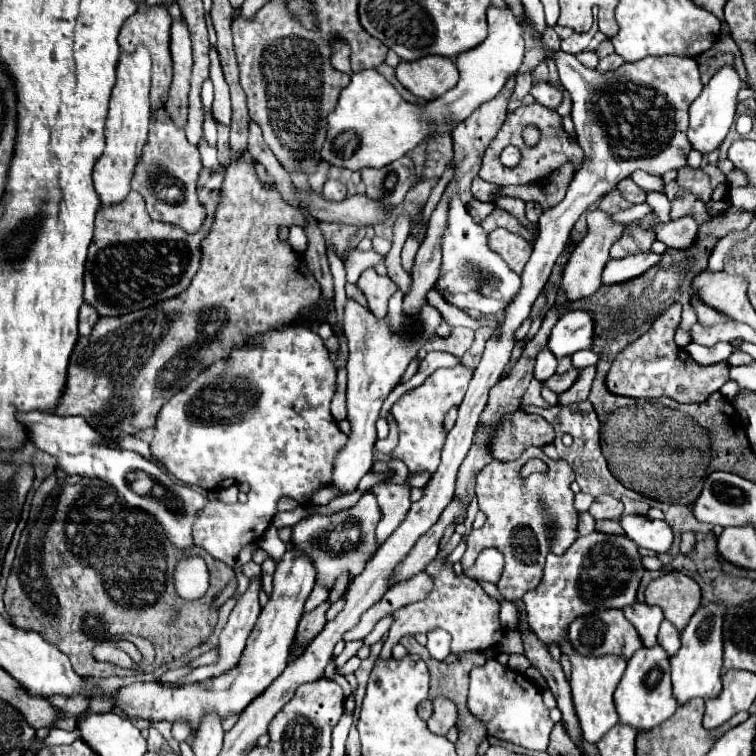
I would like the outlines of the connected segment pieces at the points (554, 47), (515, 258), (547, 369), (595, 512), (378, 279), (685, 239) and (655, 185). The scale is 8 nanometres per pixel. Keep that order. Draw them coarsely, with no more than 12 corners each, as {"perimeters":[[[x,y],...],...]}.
{"perimeters":[[[550,26],[542,36],[548,54],[560,50],[560,38]],[[504,228],[490,232],[490,248],[522,274],[532,246]],[[544,348],[536,358],[536,380],[556,374],[556,356]],[[604,494],[588,512],[594,520],[618,520],[624,512],[620,500]],[[366,270],[358,288],[372,314],[386,316],[388,300],[398,286],[388,276]],[[692,216],[658,222],[656,234],[668,248],[694,248],[698,224]],[[638,170],[632,174],[646,192],[664,192],[662,176]]]}

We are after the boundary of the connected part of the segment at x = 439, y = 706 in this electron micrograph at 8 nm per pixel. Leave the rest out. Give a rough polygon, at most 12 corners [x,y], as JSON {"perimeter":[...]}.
{"perimeter":[[434,700],[430,732],[446,736],[456,722],[450,700]]}

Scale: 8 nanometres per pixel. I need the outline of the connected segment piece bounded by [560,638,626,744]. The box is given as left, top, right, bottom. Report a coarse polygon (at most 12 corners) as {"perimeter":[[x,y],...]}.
{"perimeter":[[570,640],[572,698],[586,742],[616,722],[624,656],[582,656]]}

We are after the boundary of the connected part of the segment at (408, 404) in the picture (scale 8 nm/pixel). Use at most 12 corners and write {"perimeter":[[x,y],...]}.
{"perimeter":[[438,368],[394,406],[390,458],[432,472],[473,369]]}

